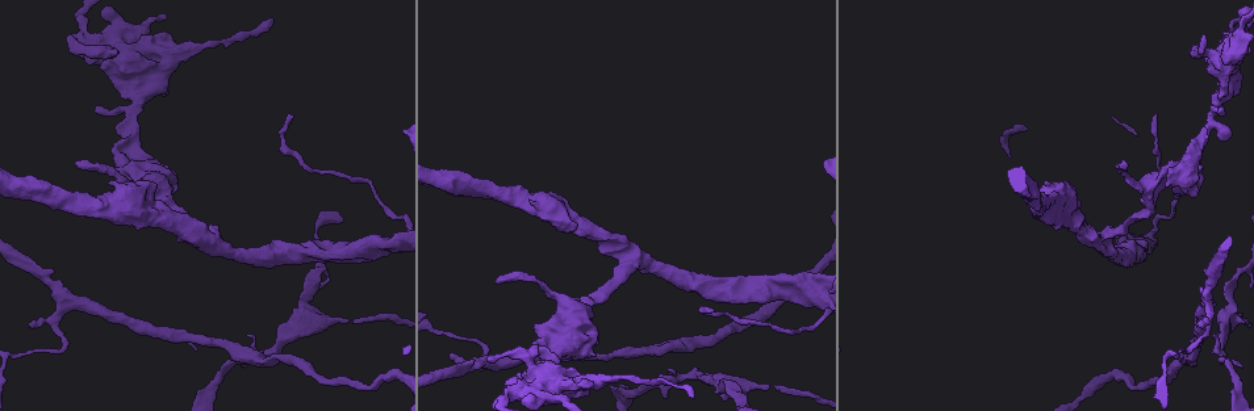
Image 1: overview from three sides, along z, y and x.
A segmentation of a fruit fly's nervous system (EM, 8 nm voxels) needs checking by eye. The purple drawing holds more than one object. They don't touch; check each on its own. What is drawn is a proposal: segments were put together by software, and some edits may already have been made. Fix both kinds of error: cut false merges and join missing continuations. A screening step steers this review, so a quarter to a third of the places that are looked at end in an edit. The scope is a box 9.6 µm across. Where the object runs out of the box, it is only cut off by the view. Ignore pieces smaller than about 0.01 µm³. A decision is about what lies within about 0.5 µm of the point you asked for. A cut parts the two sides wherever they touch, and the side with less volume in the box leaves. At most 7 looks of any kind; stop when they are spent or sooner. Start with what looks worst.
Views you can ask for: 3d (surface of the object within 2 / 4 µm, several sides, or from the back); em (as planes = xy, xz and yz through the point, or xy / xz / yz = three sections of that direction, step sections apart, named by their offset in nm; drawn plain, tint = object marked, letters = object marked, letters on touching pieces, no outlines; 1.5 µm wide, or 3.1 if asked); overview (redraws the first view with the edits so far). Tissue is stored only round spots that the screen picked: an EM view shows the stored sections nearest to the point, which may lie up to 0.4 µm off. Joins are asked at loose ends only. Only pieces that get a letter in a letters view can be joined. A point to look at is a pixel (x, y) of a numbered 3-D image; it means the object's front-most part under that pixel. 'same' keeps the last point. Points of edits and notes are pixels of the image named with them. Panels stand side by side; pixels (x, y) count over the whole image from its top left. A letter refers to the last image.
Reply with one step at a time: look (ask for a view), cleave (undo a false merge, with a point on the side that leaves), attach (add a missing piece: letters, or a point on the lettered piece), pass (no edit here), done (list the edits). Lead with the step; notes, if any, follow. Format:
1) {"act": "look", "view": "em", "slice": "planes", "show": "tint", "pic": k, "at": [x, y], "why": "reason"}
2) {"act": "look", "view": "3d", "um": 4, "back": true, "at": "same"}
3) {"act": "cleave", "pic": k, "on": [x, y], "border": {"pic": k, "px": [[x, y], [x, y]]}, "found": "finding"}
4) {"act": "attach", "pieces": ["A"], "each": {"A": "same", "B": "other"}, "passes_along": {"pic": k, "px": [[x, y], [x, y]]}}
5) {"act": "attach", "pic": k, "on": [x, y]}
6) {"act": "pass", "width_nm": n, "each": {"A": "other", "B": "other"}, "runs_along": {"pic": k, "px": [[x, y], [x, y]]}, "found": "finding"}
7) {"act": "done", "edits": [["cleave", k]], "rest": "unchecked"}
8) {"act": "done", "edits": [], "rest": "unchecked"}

{"act": "look", "view": "em", "slice": "xz", "step": 8, "show": "tint", "pic": 1, "at": [490, 358], "why": "free end"}

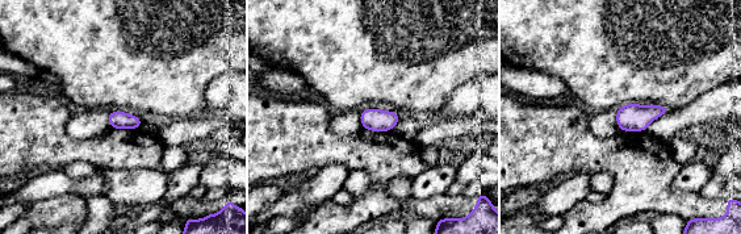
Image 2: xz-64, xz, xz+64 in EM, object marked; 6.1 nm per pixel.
{"act": "look", "view": "em", "slice": "planes", "show": "letters", "at": "same"}

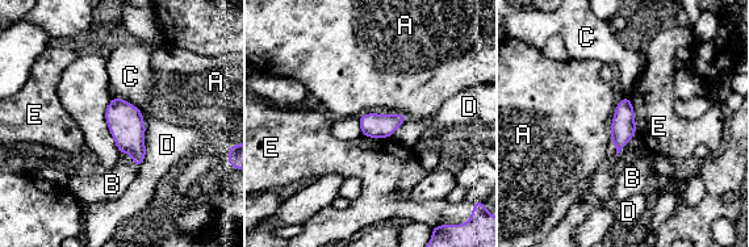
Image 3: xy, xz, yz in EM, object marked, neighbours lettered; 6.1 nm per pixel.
{"act": "pass", "width_nm": 160, "each": {"A": "other", "B": "other", "C": "other", "D": "other", "E": "other"}, "found": "none of them fits"}

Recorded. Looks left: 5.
{"act": "look", "view": "em", "slice": "planes", "show": "letters", "pic": 1, "at": [1202, 139], "why": "two arms at a narrow angle"}

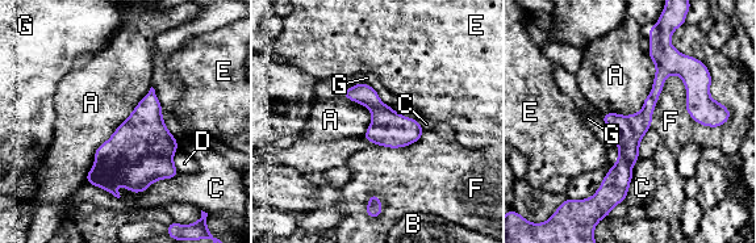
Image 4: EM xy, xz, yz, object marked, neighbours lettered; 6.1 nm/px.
{"act": "pass", "width_nm": 190, "each": {"A": "other", "B": "other", "C": "other", "D": "other", "E": "other", "F": "other", "G": "other"}, "found": "all the same neuron"}

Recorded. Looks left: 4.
{"act": "look", "view": "em", "slice": "planes", "show": "tint", "pic": 1, "at": [547, 293], "why": "thick turns thin"}

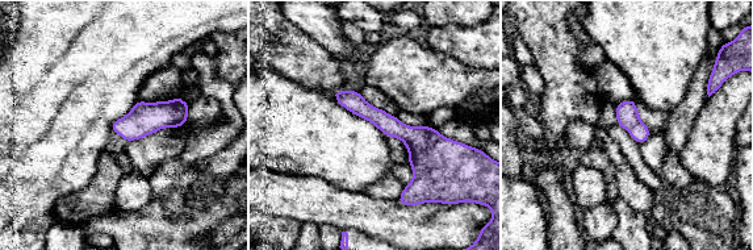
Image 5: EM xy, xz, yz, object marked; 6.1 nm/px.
{"act": "look", "view": "em", "slice": "planes", "show": "letters", "at": "same"}

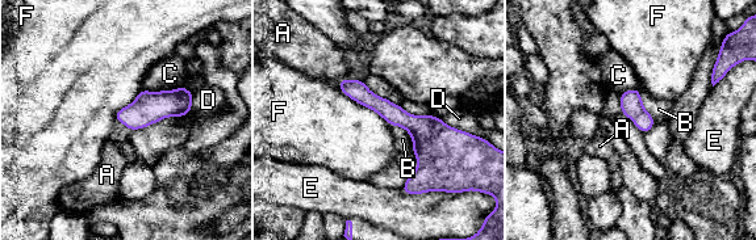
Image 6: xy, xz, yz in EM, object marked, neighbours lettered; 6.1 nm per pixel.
{"act": "pass", "longest_contact_nm": ["F", 420], "each": {"A": "other", "B": "other", "C": "other", "D": "other", "E": "other", "F": "other"}, "border": {"pic": 6, "px": [[337, 85], [391, 126]]}, "found": "all the same neuron"}

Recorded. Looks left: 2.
{"act": "done", "edits": [], "rest": "unchecked"}

